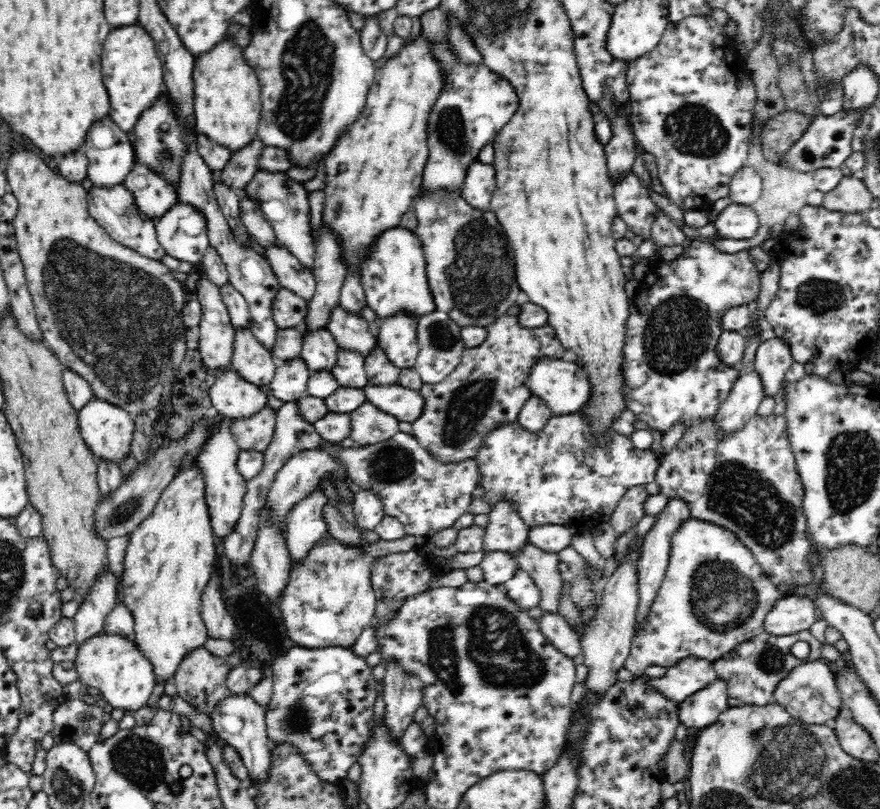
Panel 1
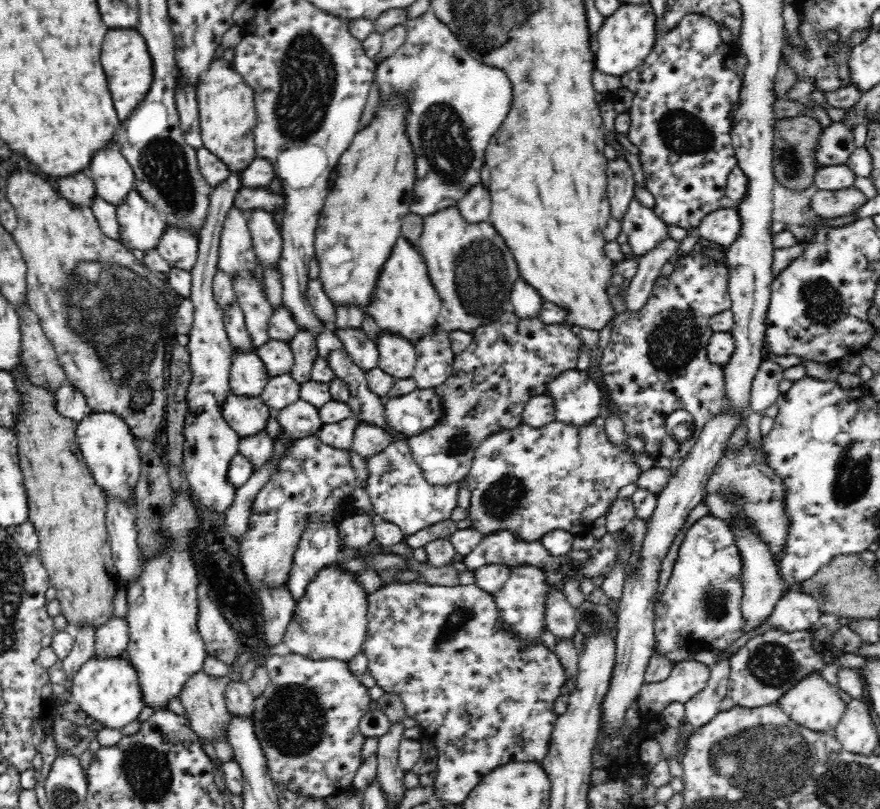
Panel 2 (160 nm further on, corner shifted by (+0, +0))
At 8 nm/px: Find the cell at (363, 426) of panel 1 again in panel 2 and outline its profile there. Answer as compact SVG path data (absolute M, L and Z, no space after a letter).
M360 422L354 438L350 452L355 452L367 462L375 454L380 454L392 442L392 435L386 433L384 429L375 428L370 424Z

